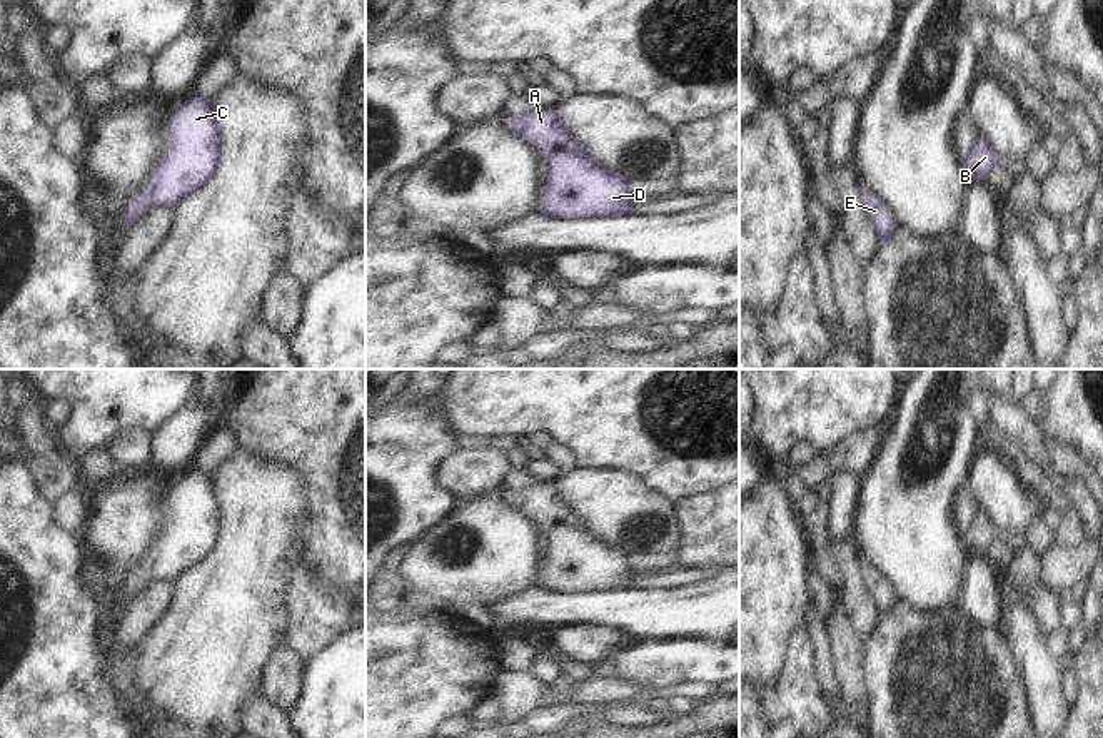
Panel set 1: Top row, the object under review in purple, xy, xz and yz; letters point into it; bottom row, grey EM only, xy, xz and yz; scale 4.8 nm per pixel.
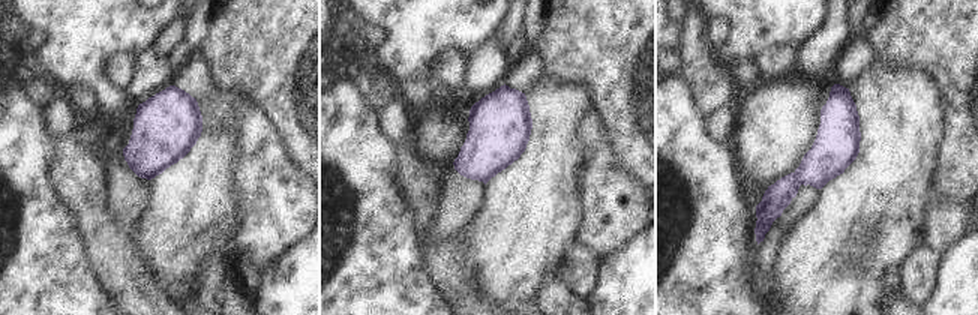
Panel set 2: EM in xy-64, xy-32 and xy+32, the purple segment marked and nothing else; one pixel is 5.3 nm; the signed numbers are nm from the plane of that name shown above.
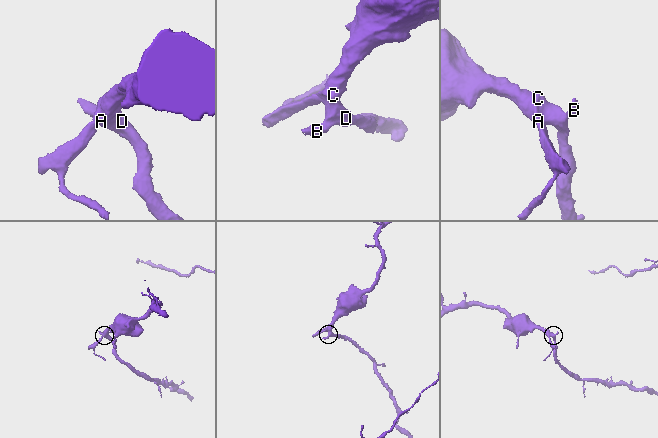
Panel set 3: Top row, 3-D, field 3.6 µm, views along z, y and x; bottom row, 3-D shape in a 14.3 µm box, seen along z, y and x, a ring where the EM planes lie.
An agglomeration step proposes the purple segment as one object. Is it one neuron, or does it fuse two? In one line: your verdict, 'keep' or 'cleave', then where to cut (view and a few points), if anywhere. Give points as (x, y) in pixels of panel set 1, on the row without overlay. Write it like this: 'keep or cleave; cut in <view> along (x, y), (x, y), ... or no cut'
keep; no cut

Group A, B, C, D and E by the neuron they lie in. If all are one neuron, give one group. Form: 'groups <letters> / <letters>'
groups A B C D E

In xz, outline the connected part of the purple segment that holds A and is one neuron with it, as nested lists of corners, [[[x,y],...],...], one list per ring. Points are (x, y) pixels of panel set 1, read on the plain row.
[[[561,479],[537,481],[517,494],[507,494],[546,533],[541,588],[567,594],[629,588],[637,573],[629,553],[592,533],[564,496]]]

